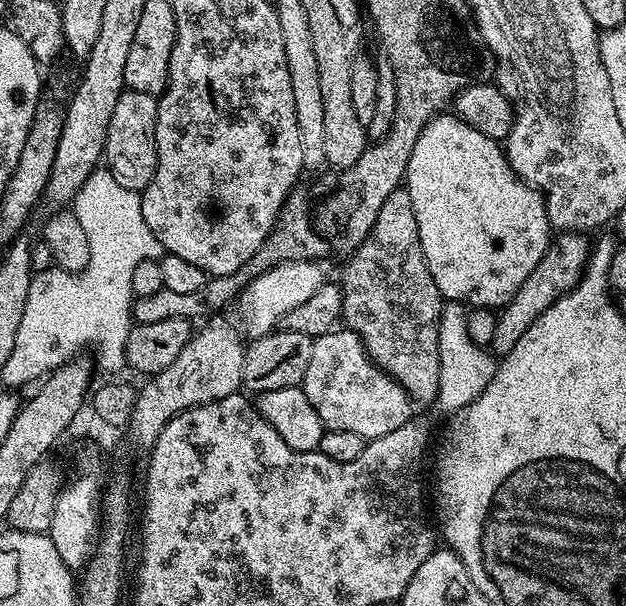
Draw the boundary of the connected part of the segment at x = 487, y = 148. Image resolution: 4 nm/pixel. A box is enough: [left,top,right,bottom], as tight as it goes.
[406,114,550,310]

